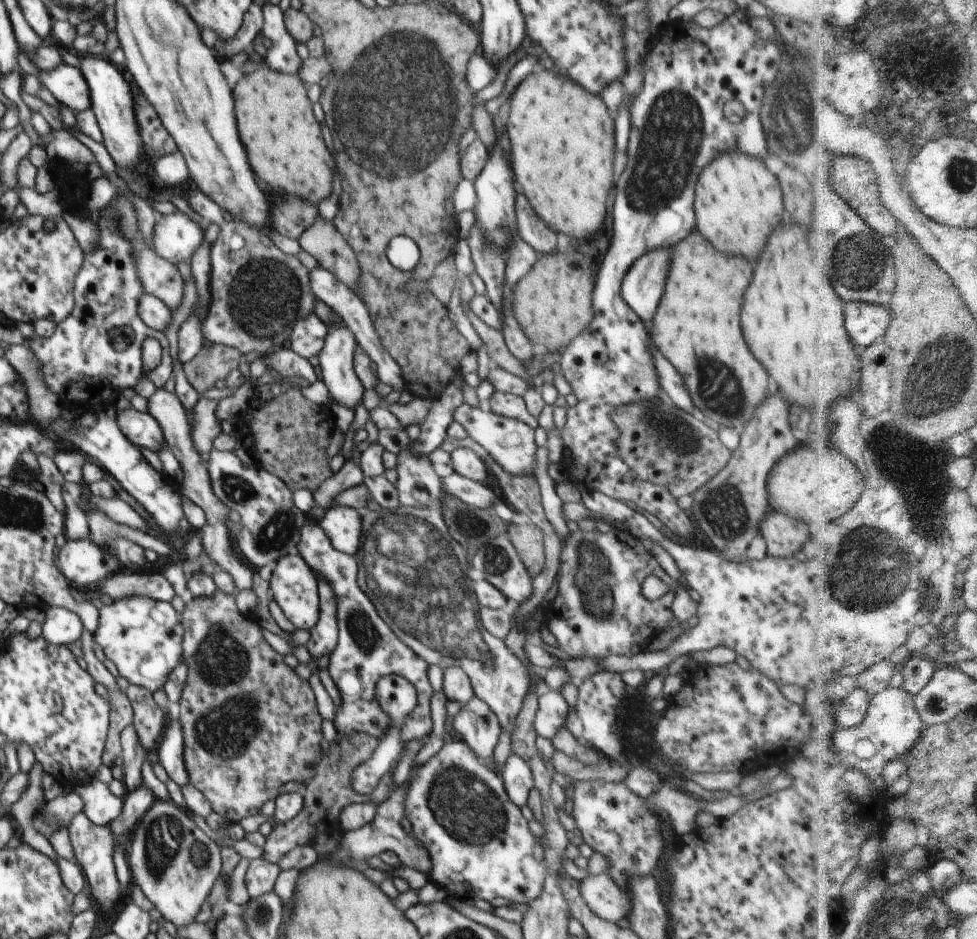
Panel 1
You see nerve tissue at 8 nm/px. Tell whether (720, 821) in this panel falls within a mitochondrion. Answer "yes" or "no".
no

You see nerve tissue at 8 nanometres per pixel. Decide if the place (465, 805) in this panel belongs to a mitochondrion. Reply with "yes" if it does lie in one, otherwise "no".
yes

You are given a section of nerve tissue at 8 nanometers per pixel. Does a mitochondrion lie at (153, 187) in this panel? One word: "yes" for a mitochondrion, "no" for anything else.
no

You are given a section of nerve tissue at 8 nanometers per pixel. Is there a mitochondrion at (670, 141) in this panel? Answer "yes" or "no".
yes

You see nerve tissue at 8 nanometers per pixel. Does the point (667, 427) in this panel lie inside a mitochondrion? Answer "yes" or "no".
yes

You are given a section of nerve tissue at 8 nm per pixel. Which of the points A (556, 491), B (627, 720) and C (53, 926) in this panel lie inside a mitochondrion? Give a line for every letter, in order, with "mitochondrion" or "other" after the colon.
A: other
B: other
C: other

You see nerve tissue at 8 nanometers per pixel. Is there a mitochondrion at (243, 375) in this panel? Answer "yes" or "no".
no

